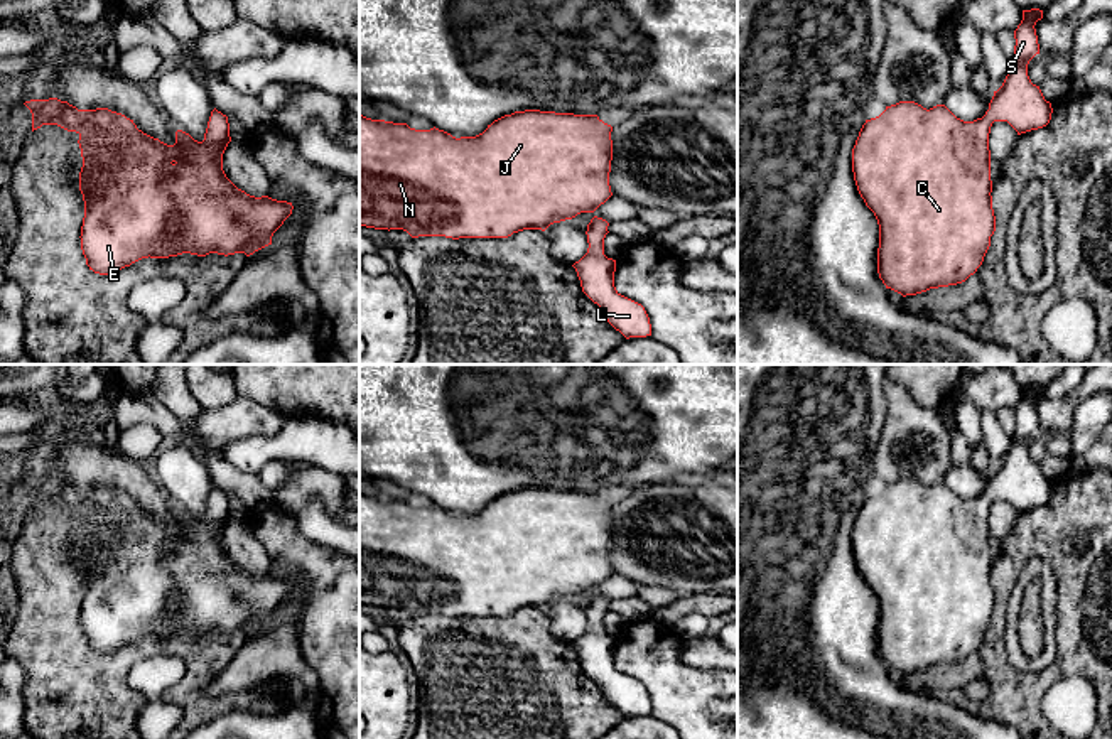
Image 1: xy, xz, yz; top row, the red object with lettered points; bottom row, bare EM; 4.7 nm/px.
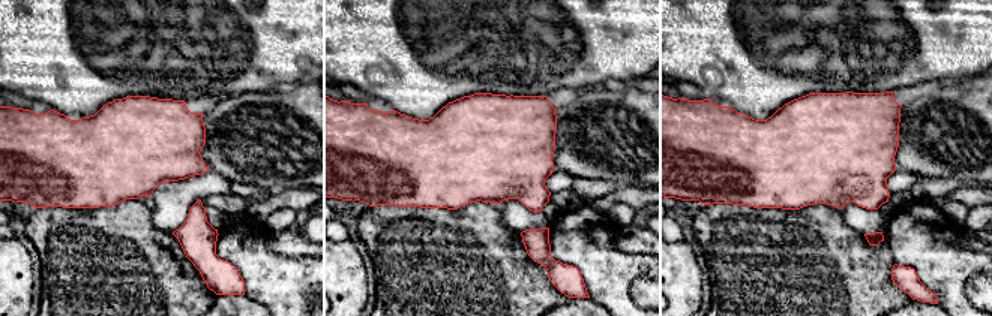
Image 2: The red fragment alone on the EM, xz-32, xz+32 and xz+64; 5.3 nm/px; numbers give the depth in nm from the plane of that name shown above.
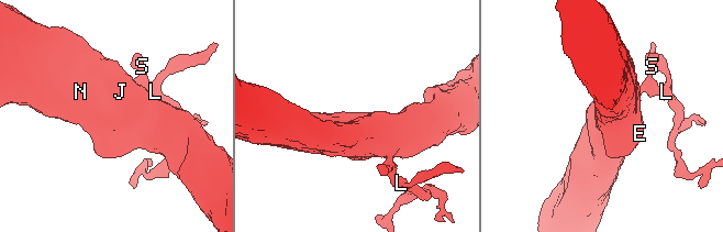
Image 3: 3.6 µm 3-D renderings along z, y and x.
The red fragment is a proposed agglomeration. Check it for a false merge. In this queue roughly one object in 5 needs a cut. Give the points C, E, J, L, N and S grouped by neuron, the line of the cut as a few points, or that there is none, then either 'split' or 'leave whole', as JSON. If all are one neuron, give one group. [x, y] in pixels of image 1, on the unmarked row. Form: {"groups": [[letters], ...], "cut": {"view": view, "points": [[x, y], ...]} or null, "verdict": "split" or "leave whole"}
{"groups": [["C", "E", "J", "L", "N", "S"]], "cut": null, "verdict": "leave whole"}

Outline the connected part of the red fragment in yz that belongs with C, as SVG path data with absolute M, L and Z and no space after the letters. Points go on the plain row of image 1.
M1023 388L1014 408L1012 445L994 469L982 496L964 499L945 483L930 488L899 479L862 503L852 526L857 569L879 602L877 651L886 666L903 675L965 660L982 643L996 609L992 587L989 511L994 499L1007 499L1018 513L1043 506L1051 498L1051 481L1028 454L1029 439L1039 432L1036 400L1043 388Z

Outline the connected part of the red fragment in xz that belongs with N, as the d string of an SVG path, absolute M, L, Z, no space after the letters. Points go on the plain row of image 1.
M525 488L494 498L476 515L456 516L430 506L371 498L359 493L359 604L403 607L412 616L508 616L523 607L545 609L550 602L594 591L611 574L613 504L597 493Z

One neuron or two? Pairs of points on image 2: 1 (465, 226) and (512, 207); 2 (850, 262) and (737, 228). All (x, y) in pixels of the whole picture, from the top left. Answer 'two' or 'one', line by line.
1: two
2: one

